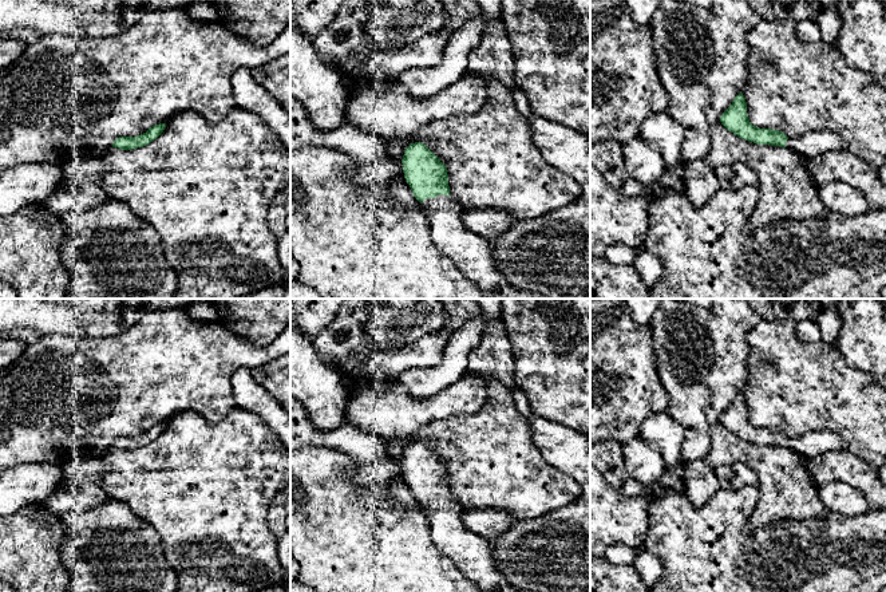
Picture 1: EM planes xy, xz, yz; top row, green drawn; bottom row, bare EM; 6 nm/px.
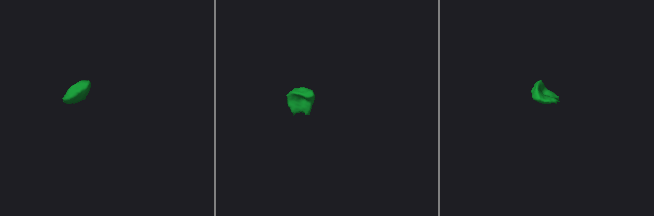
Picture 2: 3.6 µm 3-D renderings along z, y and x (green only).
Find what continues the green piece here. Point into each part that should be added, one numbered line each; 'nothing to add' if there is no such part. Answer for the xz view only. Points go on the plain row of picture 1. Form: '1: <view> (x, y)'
1: xz (473, 555)

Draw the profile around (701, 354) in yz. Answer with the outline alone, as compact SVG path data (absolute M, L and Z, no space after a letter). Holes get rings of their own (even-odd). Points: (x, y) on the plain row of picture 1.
M660 299L649 321L656 367L669 396L667 413L685 431L681 461L704 459L711 430L748 382L748 332L760 321L747 299L713 299L708 308L688 299Z

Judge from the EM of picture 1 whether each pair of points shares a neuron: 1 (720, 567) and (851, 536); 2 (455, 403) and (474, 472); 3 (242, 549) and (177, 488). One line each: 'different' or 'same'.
1: same
2: different
3: same

